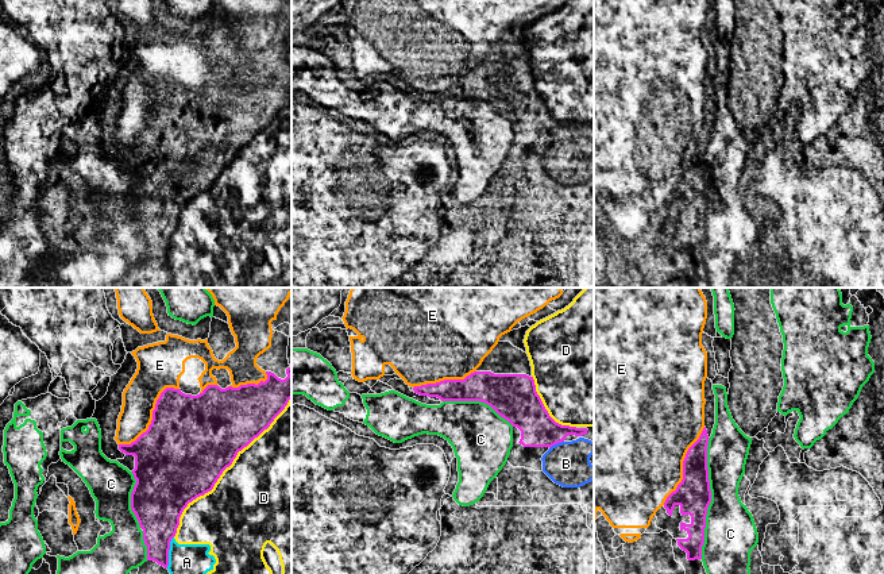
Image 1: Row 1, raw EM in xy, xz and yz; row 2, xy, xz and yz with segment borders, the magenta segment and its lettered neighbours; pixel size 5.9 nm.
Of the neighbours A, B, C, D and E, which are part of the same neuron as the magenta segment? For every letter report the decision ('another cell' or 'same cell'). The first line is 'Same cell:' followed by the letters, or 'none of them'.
Same cell: none of them
A: another cell
B: another cell
C: another cell
D: another cell
E: another cell

